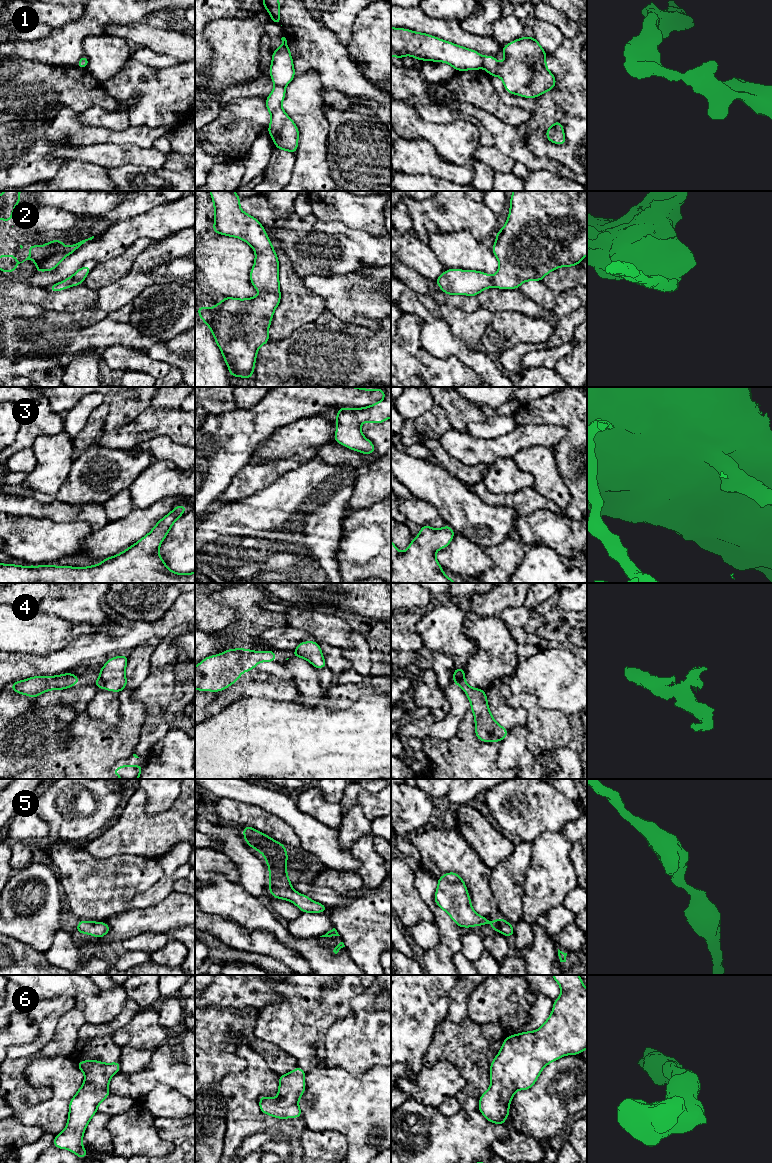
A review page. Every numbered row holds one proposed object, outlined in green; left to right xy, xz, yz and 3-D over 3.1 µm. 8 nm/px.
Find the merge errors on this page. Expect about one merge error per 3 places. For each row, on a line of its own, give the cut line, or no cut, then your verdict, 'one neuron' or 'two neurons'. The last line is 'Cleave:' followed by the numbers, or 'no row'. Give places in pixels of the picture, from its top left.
1: cut yz (483, 56), (481, 66); two neurons
2: cut none; one neuron
3: cut none; one neuron
4: cut xy (99, 678), (104, 687); two neurons
5: cut none; one neuron
6: cut none; one neuron
Cleave: 1, 4

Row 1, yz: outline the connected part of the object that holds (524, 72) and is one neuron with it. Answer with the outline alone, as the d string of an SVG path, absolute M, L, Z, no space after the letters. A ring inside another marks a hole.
M522 37L503 45L504 62L499 64L495 56L483 56L482 67L491 77L501 77L504 89L514 95L524 98L536 98L551 91L556 84L556 78L547 69L546 55L539 42L534 37Z

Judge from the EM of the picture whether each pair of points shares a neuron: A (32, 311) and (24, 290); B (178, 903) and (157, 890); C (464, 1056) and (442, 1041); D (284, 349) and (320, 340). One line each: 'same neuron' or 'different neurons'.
A: different neurons
B: different neurons
C: same neuron
D: same neuron

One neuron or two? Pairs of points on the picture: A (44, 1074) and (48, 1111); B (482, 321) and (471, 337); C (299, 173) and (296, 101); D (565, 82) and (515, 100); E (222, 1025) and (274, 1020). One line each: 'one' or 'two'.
A: one
B: one
C: one
D: one
E: two

